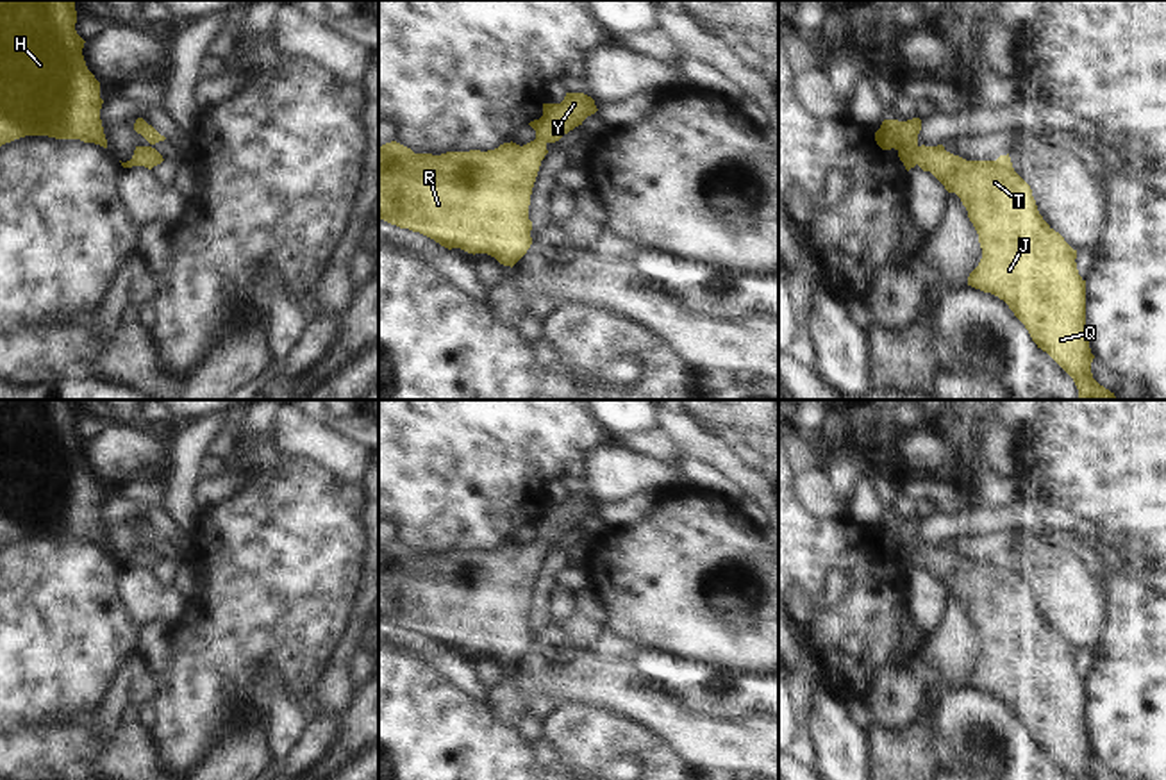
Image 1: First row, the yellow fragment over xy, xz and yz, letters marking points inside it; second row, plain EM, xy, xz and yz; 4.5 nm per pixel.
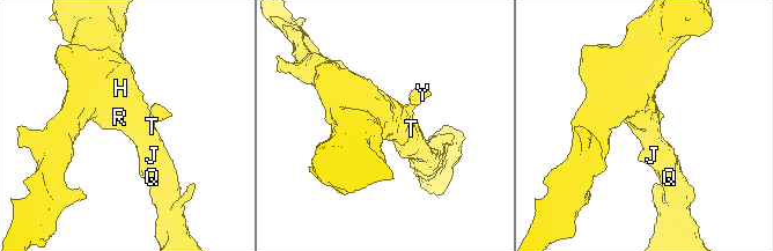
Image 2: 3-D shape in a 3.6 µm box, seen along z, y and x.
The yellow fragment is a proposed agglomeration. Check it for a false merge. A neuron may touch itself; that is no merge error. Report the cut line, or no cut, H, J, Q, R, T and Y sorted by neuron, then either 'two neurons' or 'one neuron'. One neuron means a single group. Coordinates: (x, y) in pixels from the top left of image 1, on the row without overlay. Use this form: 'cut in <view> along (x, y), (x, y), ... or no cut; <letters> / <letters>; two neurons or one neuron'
no cut; H J Q R T Y; one neuron

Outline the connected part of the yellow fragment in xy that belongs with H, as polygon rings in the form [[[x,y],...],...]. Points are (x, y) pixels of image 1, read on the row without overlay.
[[[0,400],[0,546],[25,535],[48,535],[107,548],[100,519],[100,482],[86,466],[86,441],[75,423],[75,400]]]

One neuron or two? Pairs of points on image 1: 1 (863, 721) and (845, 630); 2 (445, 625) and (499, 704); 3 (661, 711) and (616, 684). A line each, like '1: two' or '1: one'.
1: two
2: one
3: one

